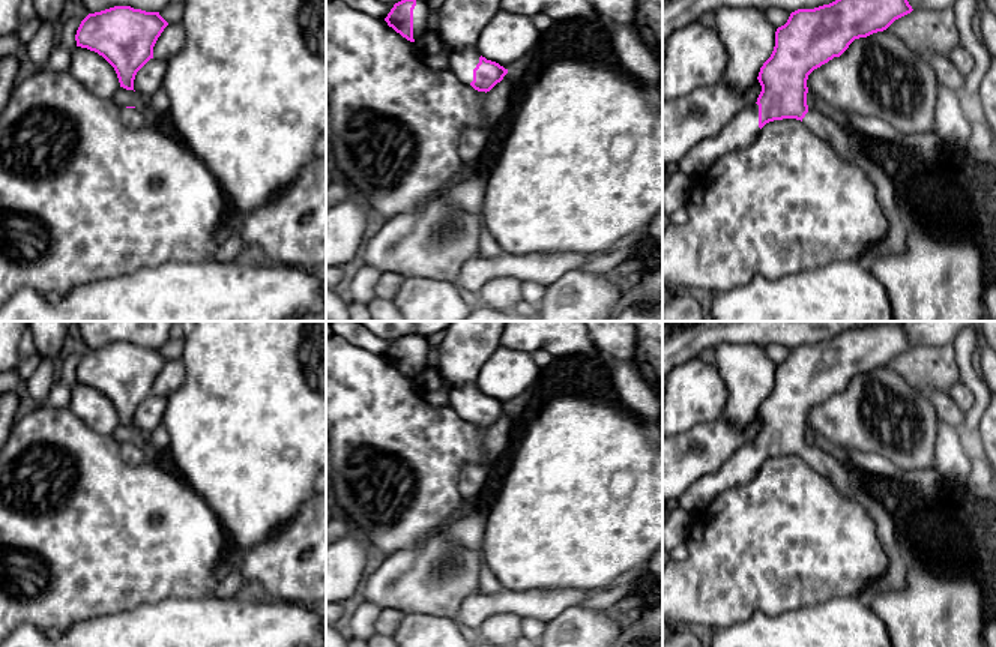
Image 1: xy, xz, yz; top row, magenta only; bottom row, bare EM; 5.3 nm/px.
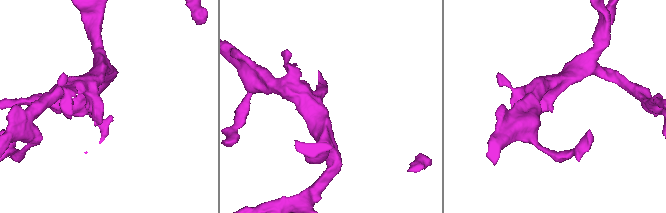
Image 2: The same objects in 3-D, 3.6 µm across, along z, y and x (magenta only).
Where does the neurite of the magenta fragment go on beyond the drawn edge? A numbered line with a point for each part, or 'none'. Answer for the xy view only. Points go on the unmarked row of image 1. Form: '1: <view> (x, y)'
1: xy (132, 454)

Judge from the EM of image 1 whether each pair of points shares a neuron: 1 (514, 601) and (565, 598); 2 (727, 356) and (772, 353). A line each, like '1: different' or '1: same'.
1: same
2: different

